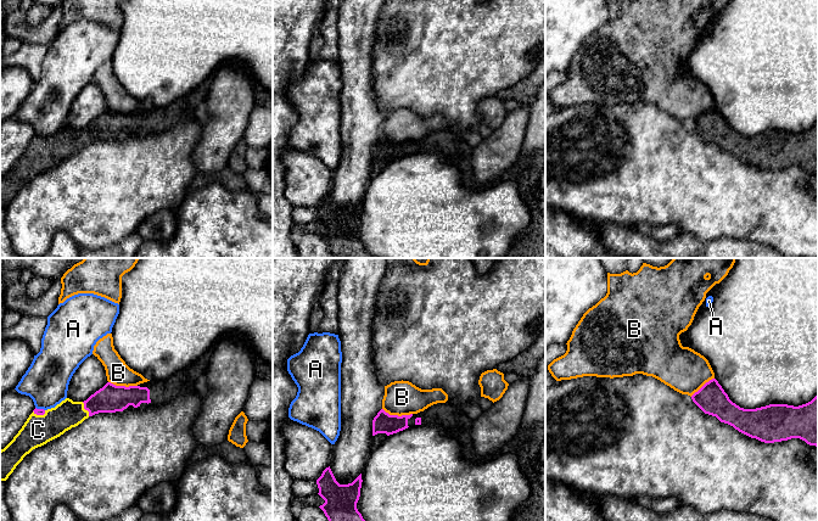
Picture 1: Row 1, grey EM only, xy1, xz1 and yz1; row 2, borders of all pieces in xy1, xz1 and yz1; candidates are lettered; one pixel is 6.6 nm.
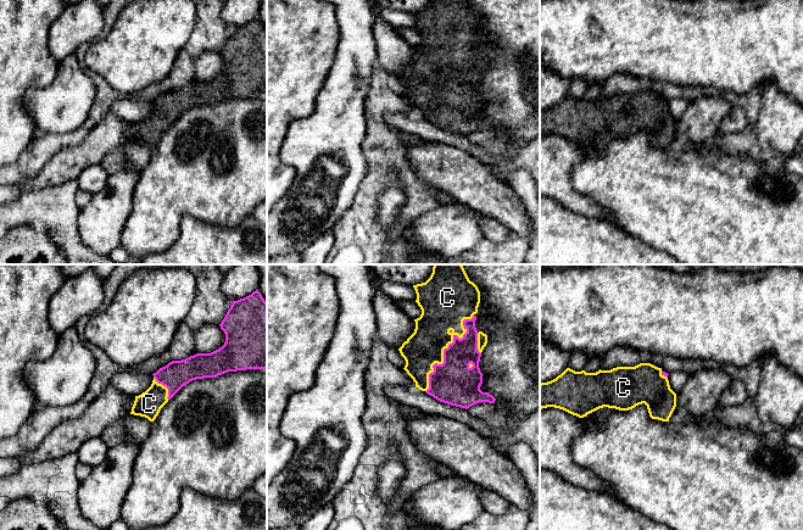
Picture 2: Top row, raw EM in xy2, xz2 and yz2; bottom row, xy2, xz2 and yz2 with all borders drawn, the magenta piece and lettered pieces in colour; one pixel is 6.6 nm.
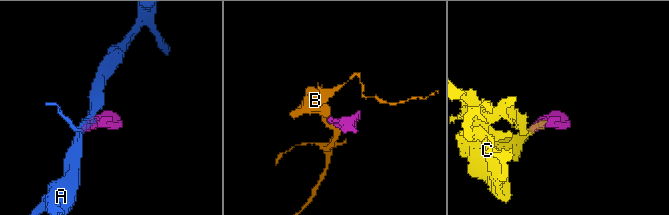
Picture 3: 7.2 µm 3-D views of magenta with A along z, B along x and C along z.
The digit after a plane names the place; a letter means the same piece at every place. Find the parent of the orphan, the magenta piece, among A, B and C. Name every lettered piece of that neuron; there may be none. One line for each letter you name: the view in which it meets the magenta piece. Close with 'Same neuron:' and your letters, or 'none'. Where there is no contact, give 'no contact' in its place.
C: xz2
Same neuron: C

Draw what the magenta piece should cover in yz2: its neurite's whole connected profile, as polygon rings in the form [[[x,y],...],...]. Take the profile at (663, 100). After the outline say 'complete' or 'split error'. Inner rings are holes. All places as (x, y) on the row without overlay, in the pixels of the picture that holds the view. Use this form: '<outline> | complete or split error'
[[[651,90],[617,94],[610,97],[600,96],[596,100],[567,95],[556,106],[540,111],[540,136],[554,134],[584,145],[603,134],[629,138],[645,130],[652,146],[669,149],[676,134],[676,121],[670,116],[668,102]]] | split error

